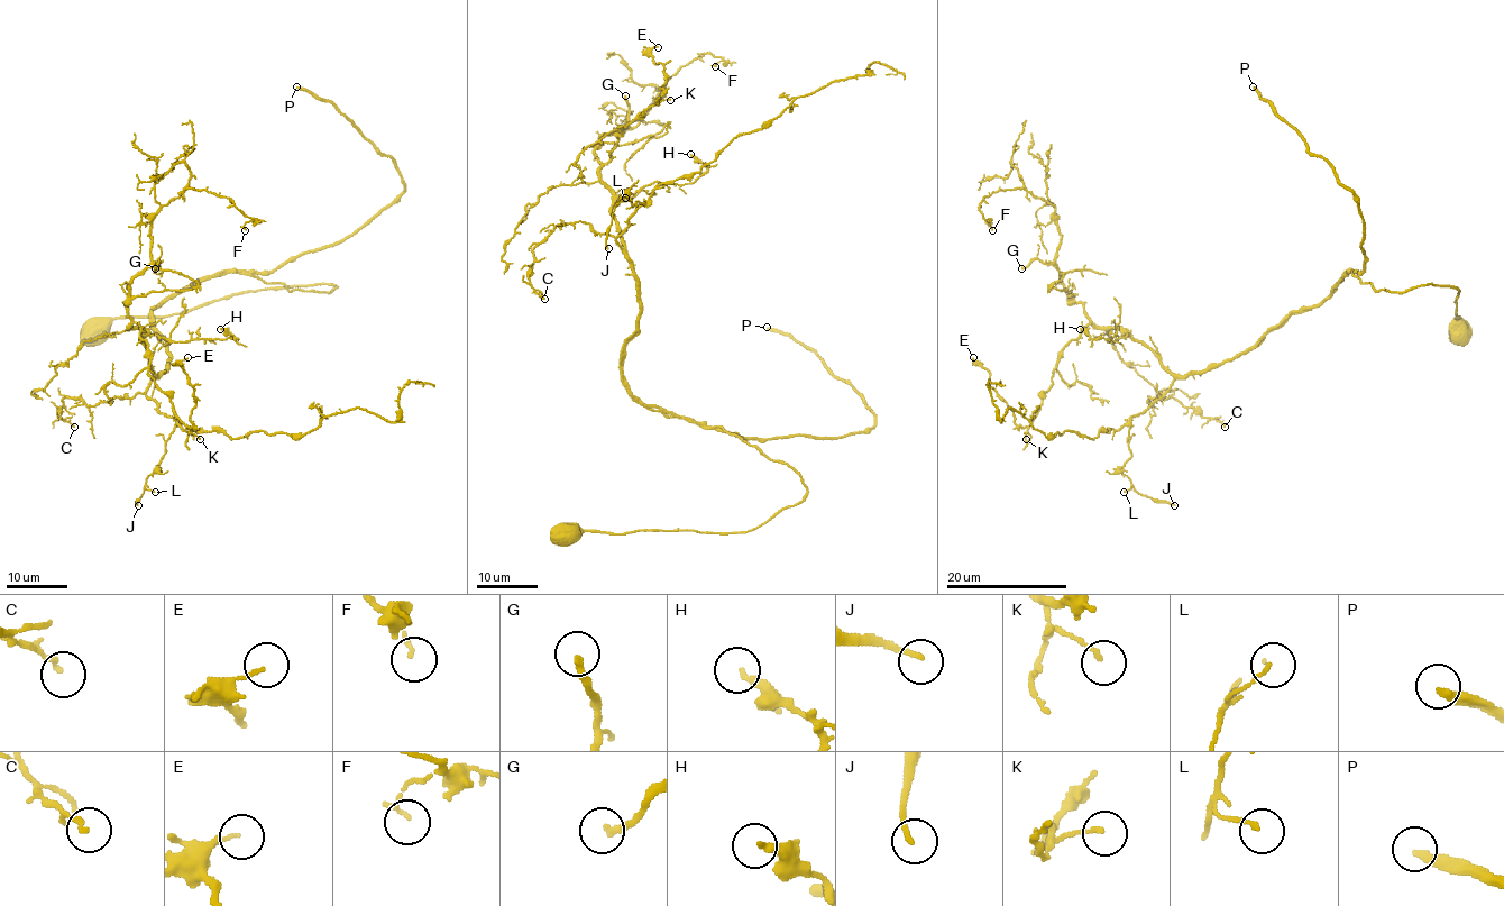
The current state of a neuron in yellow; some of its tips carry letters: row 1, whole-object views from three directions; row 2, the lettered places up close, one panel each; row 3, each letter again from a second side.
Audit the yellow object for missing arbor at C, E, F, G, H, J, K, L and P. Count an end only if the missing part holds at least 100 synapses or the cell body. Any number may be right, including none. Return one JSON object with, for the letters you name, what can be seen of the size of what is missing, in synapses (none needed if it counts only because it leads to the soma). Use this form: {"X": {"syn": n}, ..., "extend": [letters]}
{"P": {"syn": 350}, "extend": ["P"]}

